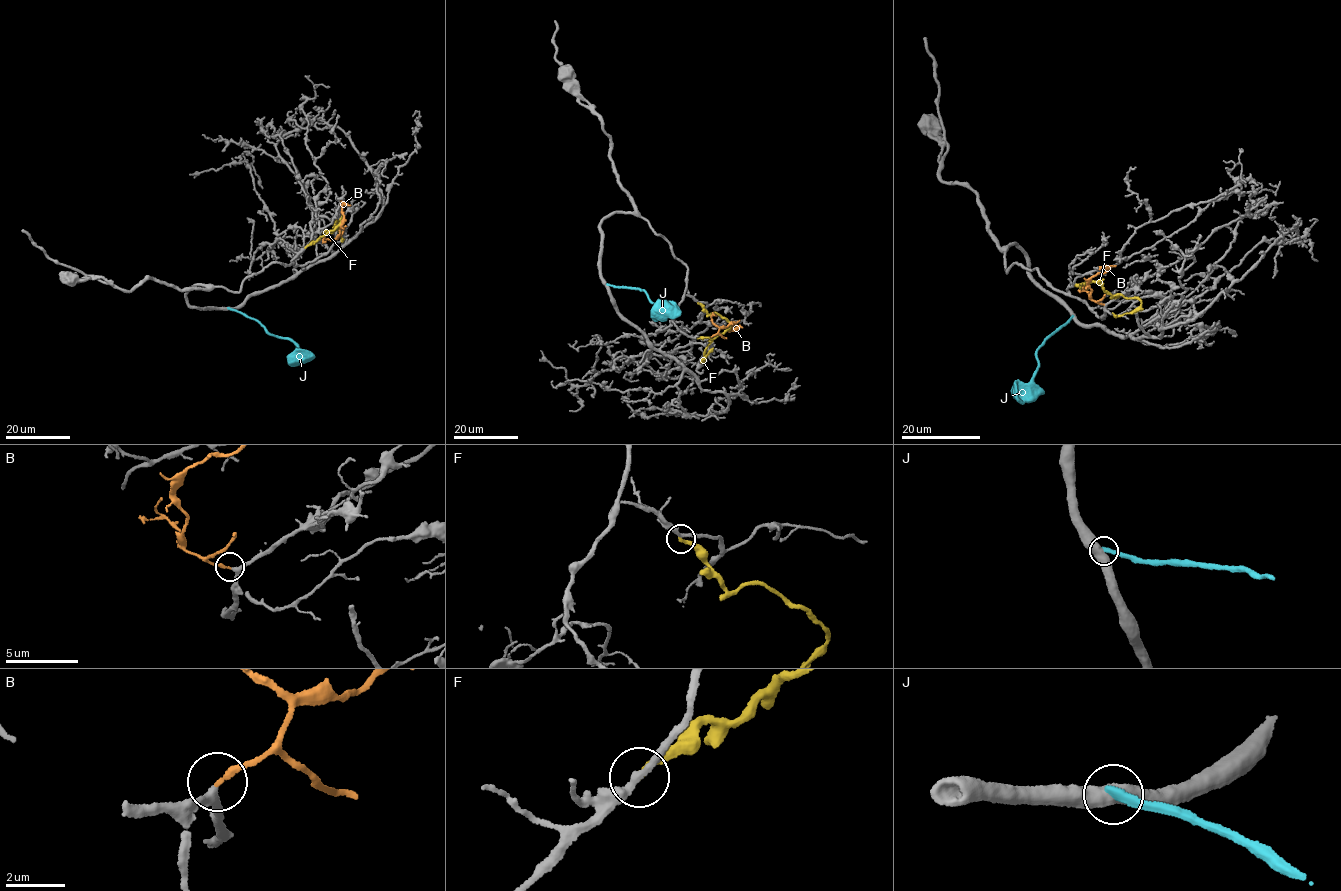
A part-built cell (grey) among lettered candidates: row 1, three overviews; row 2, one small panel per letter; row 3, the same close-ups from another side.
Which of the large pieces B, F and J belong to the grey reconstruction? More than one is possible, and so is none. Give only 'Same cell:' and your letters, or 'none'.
Same cell: B

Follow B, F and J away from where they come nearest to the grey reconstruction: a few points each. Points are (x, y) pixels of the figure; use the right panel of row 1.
B: (1103, 304), (1091, 299), (1092, 289), (1088, 282), (1107, 270), (1100, 270)
F: (1075, 285), (1093, 281), (1112, 295), (1140, 300), (1131, 311), (1112, 313)
J: (1072, 316), (1041, 344), (1036, 353), (1038, 365), (1031, 381), (1014, 395), (1018, 399)

